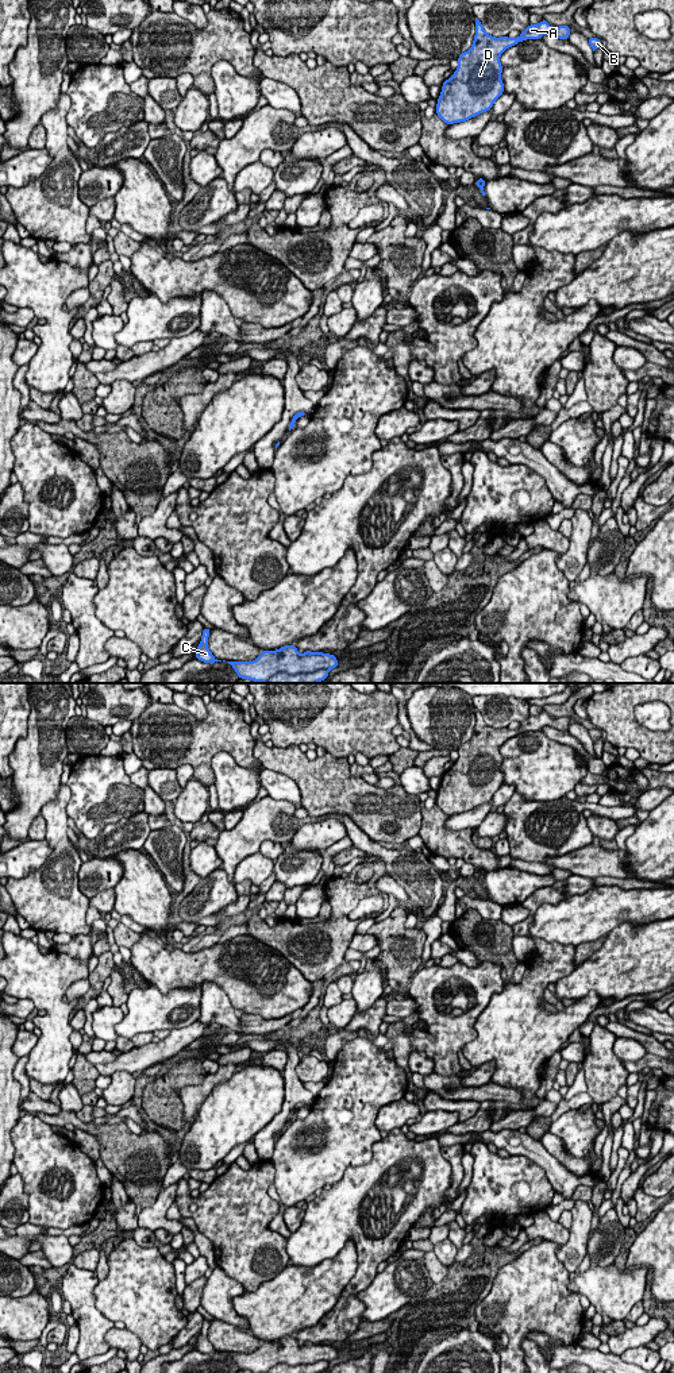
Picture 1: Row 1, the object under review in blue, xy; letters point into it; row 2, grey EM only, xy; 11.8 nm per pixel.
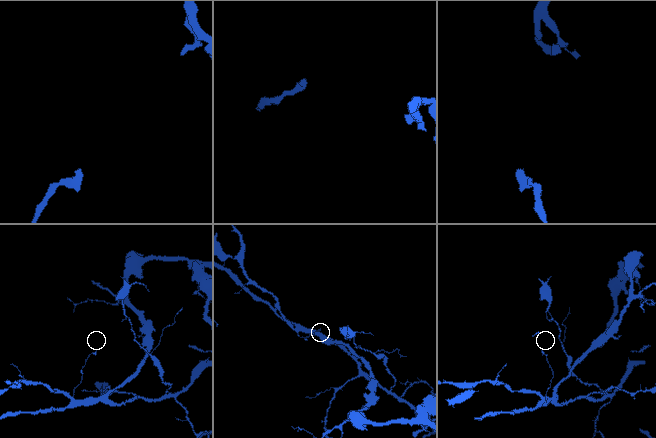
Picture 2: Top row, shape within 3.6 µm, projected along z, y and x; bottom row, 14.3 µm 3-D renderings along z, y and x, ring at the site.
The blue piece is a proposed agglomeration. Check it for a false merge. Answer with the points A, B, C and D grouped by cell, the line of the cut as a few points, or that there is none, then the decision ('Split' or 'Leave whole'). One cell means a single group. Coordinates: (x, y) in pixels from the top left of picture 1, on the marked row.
Groups: A B C D. No split. Leave whole

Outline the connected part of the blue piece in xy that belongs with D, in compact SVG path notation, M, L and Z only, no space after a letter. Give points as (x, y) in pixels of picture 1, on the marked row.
M478 19L475 28L471 47L458 57L458 69L442 85L435 111L446 124L466 122L492 109L504 93L500 55L507 49L546 34L566 41L570 35L569 26L551 27L544 19L529 24L519 38L492 36Z

